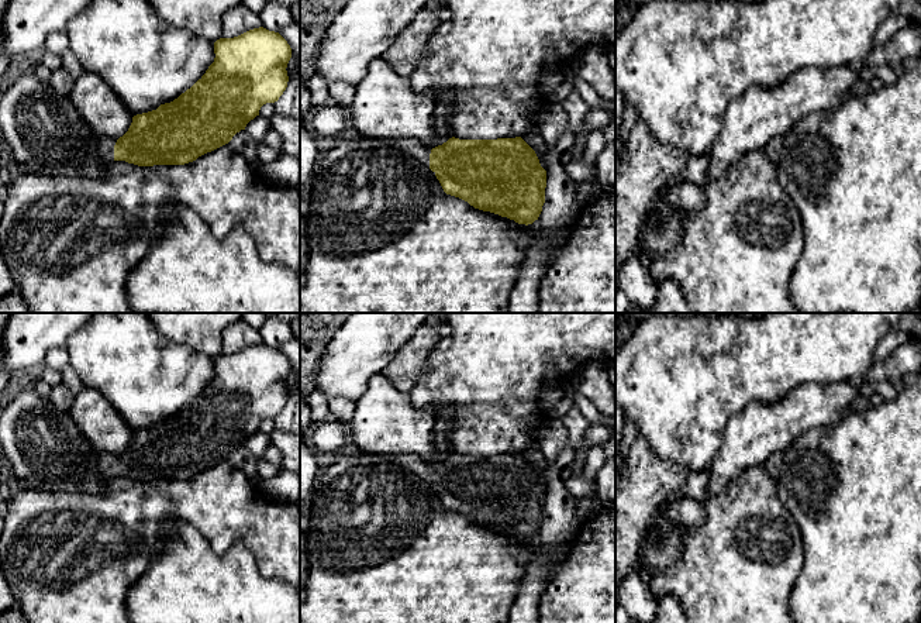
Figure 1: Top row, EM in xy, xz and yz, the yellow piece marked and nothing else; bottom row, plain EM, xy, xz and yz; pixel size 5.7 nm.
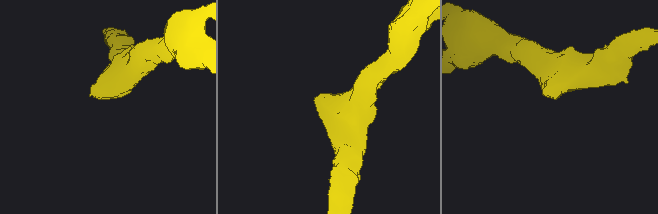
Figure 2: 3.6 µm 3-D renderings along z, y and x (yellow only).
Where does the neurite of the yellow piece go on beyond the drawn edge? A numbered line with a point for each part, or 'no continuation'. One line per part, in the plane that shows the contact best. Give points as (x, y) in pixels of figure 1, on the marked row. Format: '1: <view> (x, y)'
1: xy (106, 144)

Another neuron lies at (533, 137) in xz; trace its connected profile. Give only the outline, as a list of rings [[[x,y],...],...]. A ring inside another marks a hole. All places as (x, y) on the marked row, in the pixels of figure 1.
[[[538,114],[532,116],[532,125],[531,128],[521,137],[537,154],[541,166],[548,172],[548,164],[546,164],[546,144],[539,132],[538,124],[537,124]]]

